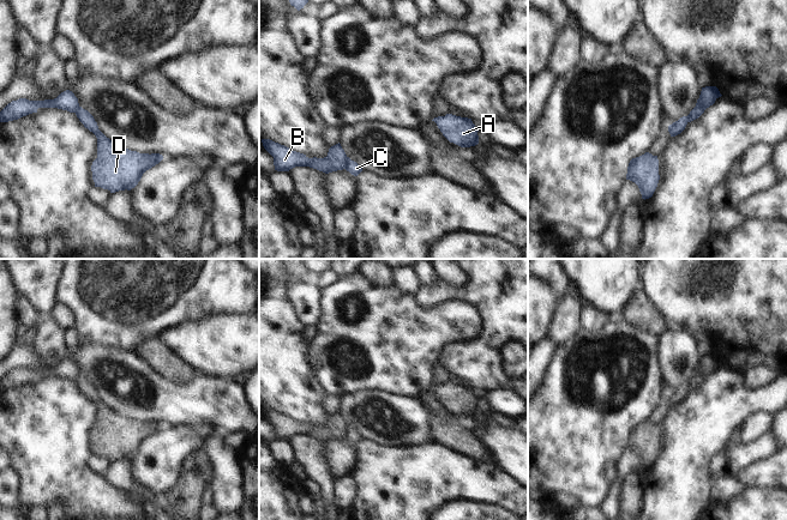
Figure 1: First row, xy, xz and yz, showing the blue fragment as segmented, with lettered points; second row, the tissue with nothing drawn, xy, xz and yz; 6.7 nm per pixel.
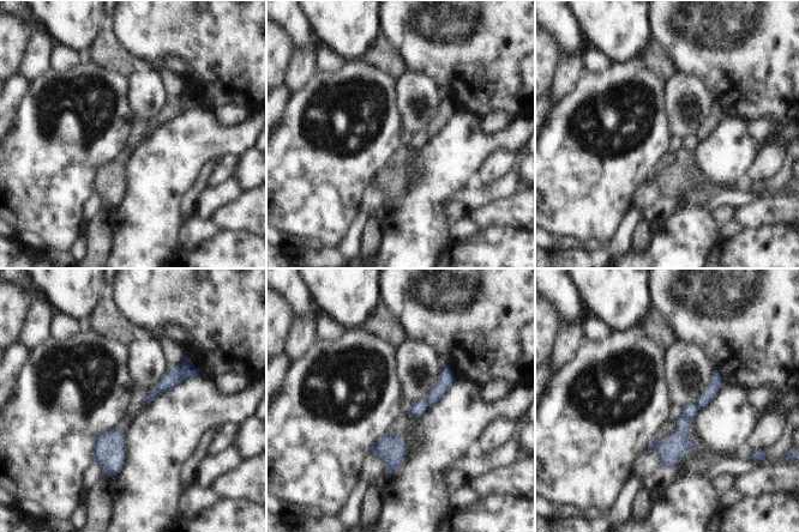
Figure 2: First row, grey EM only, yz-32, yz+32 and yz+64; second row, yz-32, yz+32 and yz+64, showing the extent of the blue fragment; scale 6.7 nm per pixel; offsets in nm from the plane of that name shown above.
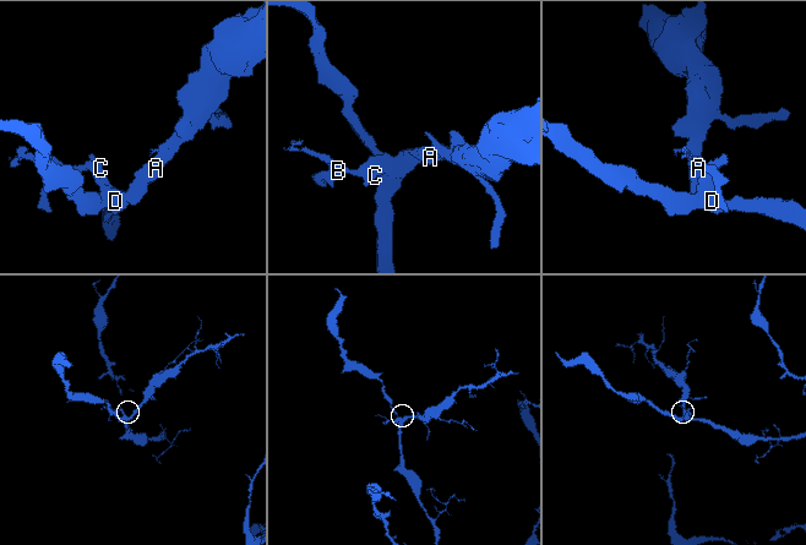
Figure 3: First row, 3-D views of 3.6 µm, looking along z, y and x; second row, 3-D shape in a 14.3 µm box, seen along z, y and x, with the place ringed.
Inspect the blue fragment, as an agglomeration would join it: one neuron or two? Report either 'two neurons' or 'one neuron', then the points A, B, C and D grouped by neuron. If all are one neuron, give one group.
two neurons | A C D / B

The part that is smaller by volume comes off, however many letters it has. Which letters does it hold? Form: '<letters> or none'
B

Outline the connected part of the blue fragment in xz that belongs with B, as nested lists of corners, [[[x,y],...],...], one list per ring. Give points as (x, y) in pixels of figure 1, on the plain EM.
[[[262,407],[262,411],[264,417],[274,425],[275,439],[277,440],[289,440],[295,435],[310,435],[329,442],[343,439],[346,435],[347,423],[340,411],[331,415],[324,427],[308,427],[306,423],[293,419],[270,407]]]

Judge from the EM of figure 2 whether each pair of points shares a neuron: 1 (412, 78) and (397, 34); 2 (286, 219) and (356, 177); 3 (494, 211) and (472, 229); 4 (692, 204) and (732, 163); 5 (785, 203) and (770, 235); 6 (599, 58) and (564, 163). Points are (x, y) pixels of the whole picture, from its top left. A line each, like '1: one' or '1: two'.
1: two
2: one
3: two
4: one
5: two
6: two

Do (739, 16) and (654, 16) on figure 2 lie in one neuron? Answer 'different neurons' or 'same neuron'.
same neuron

